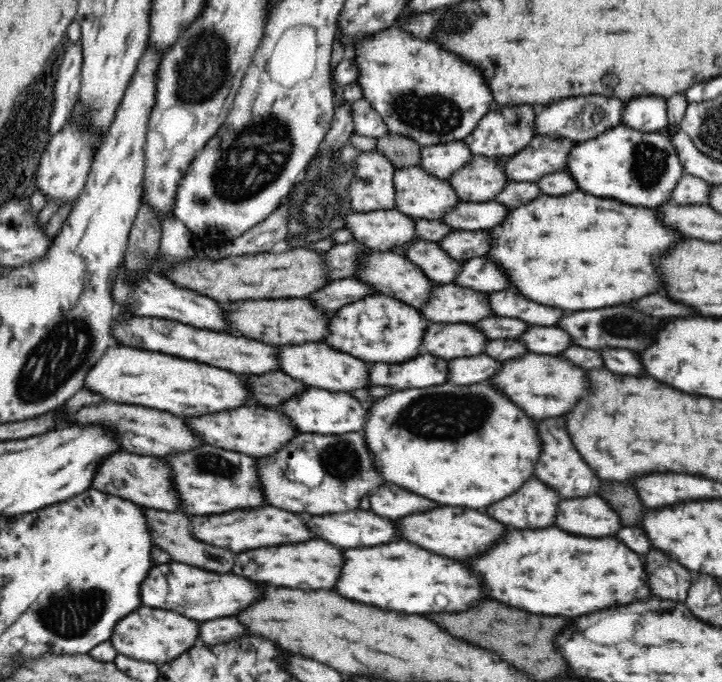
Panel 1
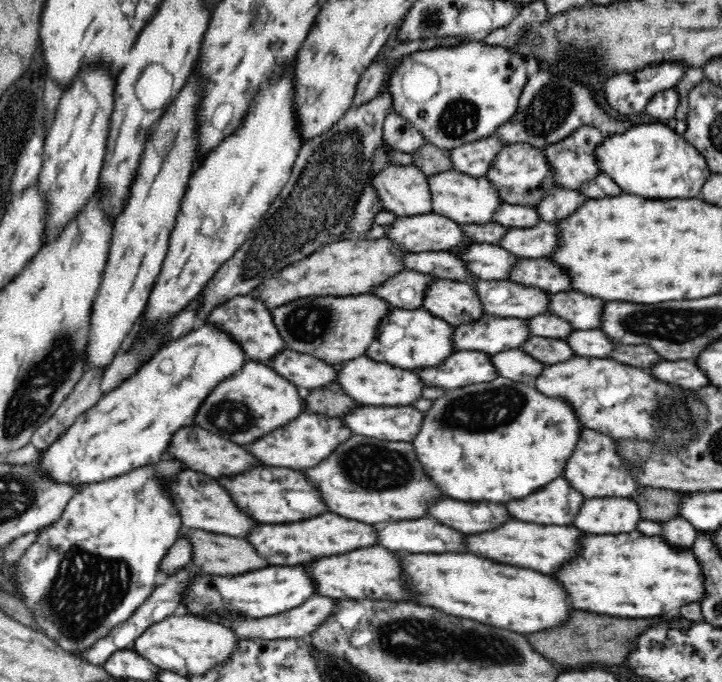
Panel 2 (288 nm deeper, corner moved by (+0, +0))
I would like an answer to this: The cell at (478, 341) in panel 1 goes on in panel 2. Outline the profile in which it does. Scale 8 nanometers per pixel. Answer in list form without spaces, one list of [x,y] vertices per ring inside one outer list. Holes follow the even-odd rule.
[[[486,314],[480,322],[454,328],[454,348],[498,354],[504,350],[522,350],[532,336],[526,318],[500,318]]]

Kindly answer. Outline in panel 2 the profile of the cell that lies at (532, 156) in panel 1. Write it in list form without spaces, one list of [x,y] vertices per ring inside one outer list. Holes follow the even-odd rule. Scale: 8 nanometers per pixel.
[[[580,126],[570,138],[546,146],[544,152],[556,182],[574,192],[580,192],[584,184],[594,182],[594,178],[602,174],[596,162],[596,150],[602,142],[604,136],[600,130],[594,126]]]

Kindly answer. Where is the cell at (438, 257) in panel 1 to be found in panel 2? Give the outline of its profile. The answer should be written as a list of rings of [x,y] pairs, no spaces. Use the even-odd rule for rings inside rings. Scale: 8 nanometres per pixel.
[[[470,244],[458,256],[468,262],[470,272],[480,280],[510,280],[512,270],[518,266],[518,256],[510,254],[496,244]]]

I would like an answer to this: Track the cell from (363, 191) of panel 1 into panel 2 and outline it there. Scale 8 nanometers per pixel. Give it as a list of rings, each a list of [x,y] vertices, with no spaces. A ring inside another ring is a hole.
[[[388,166],[376,174],[372,186],[384,210],[394,212],[398,218],[418,214],[432,214],[432,190],[428,174],[414,166]]]

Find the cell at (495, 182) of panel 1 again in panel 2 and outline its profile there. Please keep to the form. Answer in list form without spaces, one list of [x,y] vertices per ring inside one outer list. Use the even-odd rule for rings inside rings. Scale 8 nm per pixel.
[[[506,144],[496,162],[492,162],[492,168],[488,170],[488,180],[496,190],[500,192],[500,198],[506,204],[514,206],[540,206],[540,200],[552,192],[552,188],[564,188],[556,182],[552,174],[552,166],[548,162],[548,156],[542,148],[536,148],[532,144]]]

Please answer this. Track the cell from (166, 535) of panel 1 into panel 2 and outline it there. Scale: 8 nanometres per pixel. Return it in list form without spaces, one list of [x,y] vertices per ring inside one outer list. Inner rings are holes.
[[[188,528],[182,532],[190,538],[194,554],[192,562],[204,576],[240,576],[268,566],[268,560],[260,558],[258,550],[248,540]]]

